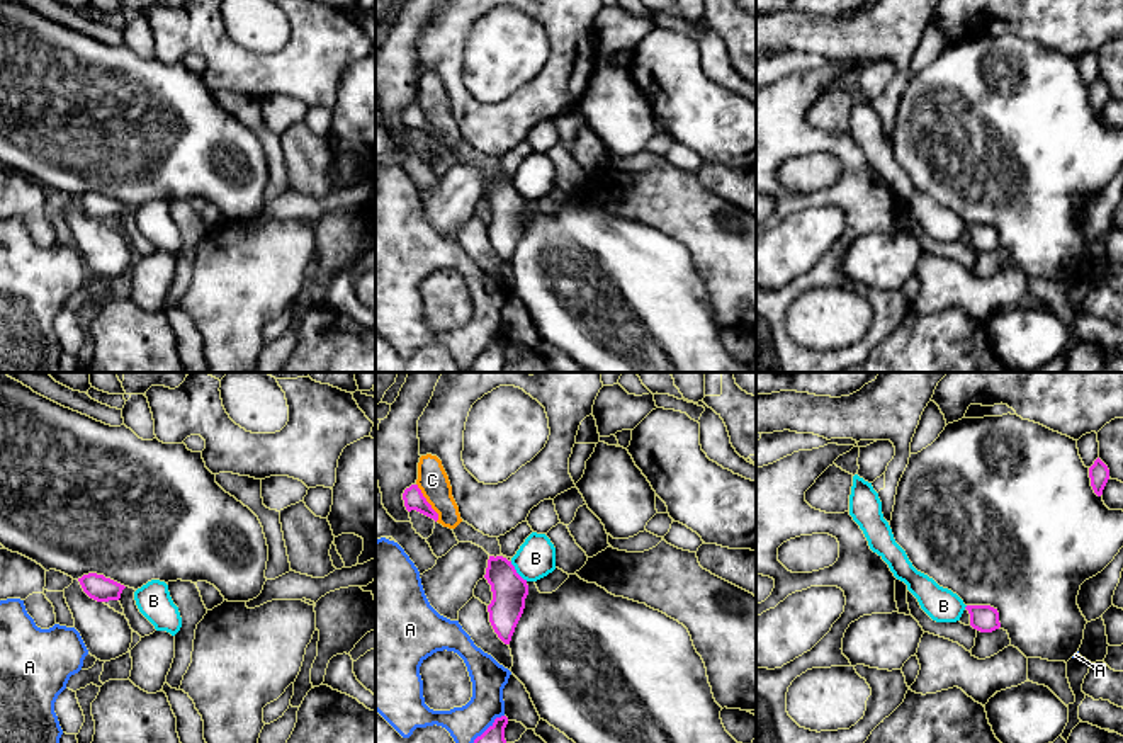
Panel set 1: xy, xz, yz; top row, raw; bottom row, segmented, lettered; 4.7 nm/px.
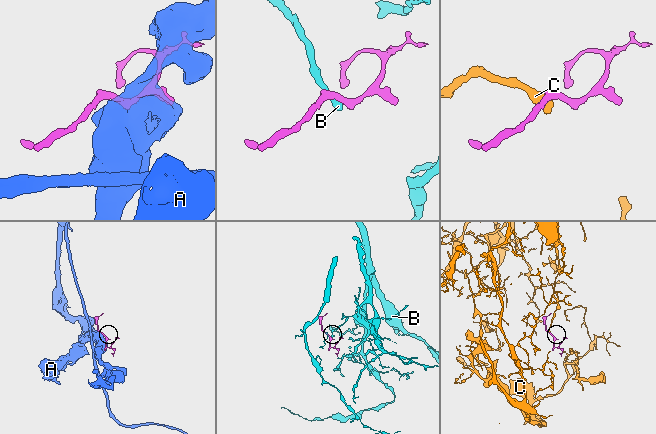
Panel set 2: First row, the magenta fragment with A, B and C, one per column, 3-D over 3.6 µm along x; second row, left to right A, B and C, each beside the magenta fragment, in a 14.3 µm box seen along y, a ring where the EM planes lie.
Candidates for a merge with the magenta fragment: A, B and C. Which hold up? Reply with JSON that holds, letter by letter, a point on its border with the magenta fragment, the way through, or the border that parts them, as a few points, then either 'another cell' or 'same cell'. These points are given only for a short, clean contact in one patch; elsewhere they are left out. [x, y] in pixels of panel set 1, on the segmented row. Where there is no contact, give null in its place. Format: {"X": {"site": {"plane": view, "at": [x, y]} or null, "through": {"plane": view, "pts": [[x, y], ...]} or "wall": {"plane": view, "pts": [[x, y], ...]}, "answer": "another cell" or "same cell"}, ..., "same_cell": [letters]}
{"A": {"site": {"plane": "xz", "at": [490, 726]}, "wall": {"plane": "xz", "pts": [[503, 714], [473, 742]]}, "answer": "another cell"}, "B": {"site": {"plane": "xz", "at": [515, 572]}, "wall": {"plane": "xz", "pts": [[510, 561], [527, 580]]}, "answer": "another cell"}, "C": {"site": {"plane": "xz", "at": [427, 502]}, "wall": {"plane": "xz", "pts": [[417, 483], [437, 514], [437, 521]]}, "answer": "another cell"}, "same_cell": []}

